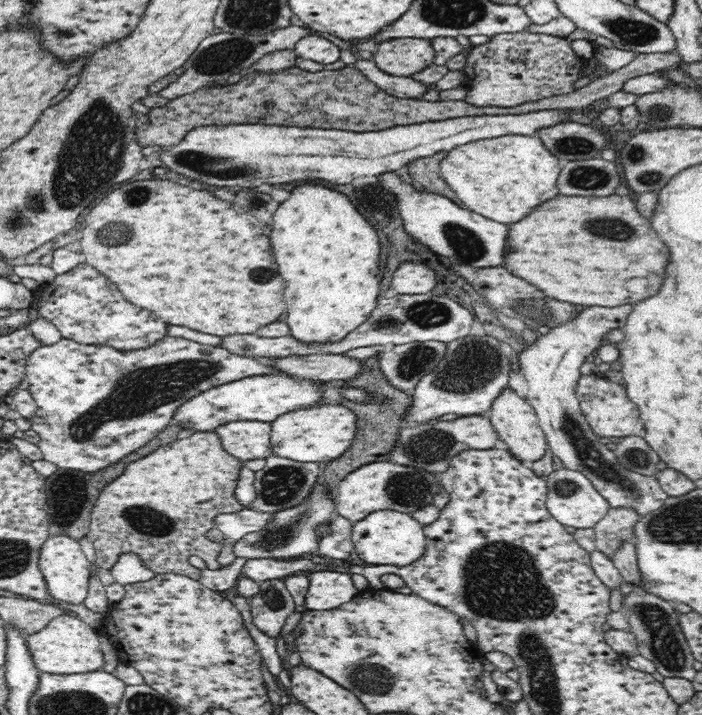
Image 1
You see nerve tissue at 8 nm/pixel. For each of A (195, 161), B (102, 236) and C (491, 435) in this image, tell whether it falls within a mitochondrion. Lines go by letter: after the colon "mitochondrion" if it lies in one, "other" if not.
A: mitochondrion
B: mitochondrion
C: other

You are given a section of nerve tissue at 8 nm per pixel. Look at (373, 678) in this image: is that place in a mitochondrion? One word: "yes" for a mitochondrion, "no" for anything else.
yes

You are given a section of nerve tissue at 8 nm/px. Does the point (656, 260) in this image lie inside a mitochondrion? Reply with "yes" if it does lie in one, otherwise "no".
no

